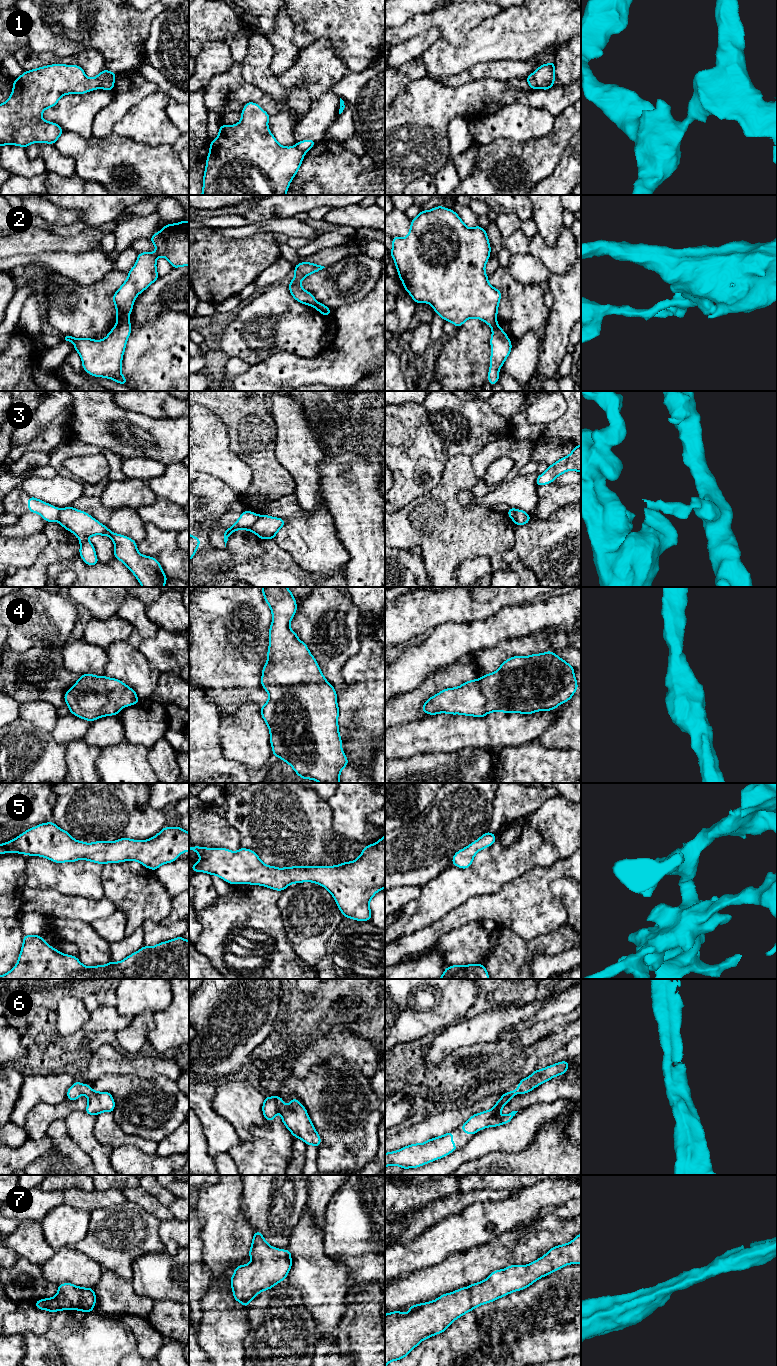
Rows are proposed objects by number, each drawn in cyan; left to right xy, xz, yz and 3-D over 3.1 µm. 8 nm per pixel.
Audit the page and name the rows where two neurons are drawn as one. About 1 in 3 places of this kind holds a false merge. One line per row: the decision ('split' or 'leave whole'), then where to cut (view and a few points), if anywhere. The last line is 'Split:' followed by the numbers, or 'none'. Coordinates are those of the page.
1: split; cut in xy along (108, 71), (100, 87)
2: split; cut in xy along (127, 318), (117, 325)
3: split; cut in xz along (259, 516), (249, 530)
4: leave whole; no cut
5: leave whole; no cut
6: leave whole; no cut
7: leave whole; no cut
Split: 1, 2, 3

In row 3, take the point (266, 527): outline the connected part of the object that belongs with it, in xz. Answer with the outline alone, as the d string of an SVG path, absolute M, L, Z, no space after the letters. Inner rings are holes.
M260 515L250 531L255 533L259 539L274 539L284 525L285 520L282 518Z

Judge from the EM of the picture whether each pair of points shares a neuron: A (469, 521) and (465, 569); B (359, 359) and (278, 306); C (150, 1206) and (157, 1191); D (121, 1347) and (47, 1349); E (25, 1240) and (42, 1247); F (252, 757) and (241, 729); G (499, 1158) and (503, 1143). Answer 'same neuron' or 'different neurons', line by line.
A: different neurons
B: different neurons
C: different neurons
D: different neurons
E: same neuron
F: same neuron
G: different neurons

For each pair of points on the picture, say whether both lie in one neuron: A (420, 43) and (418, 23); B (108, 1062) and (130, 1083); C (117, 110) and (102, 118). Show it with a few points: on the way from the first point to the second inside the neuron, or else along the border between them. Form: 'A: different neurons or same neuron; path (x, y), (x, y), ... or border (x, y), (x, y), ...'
A: different neurons; border (440, 30), (437, 27), (431, 27), (398, 44)
B: different neurons; border (131, 1074), (105, 1074), (97, 1080)
C: same neuron; path (113, 112), (106, 118)

